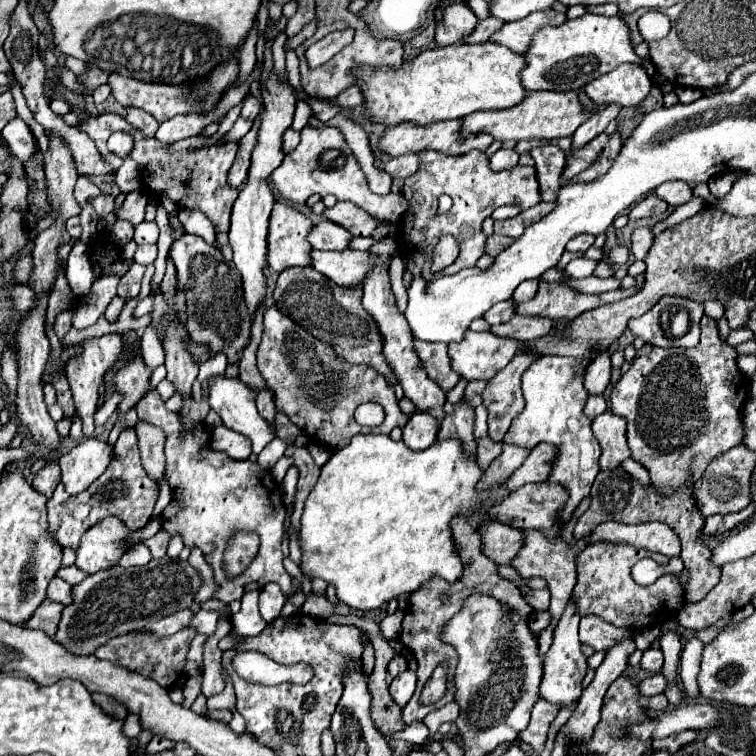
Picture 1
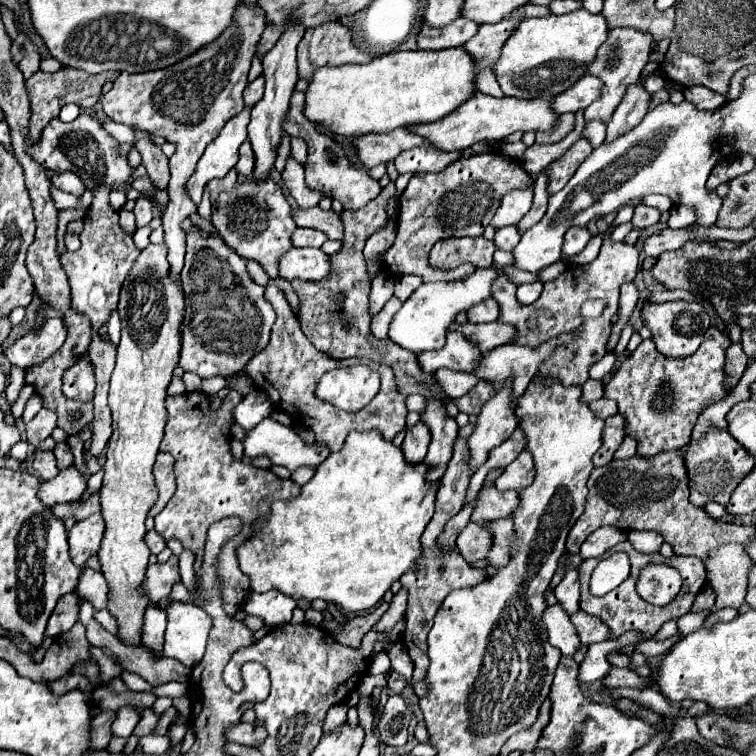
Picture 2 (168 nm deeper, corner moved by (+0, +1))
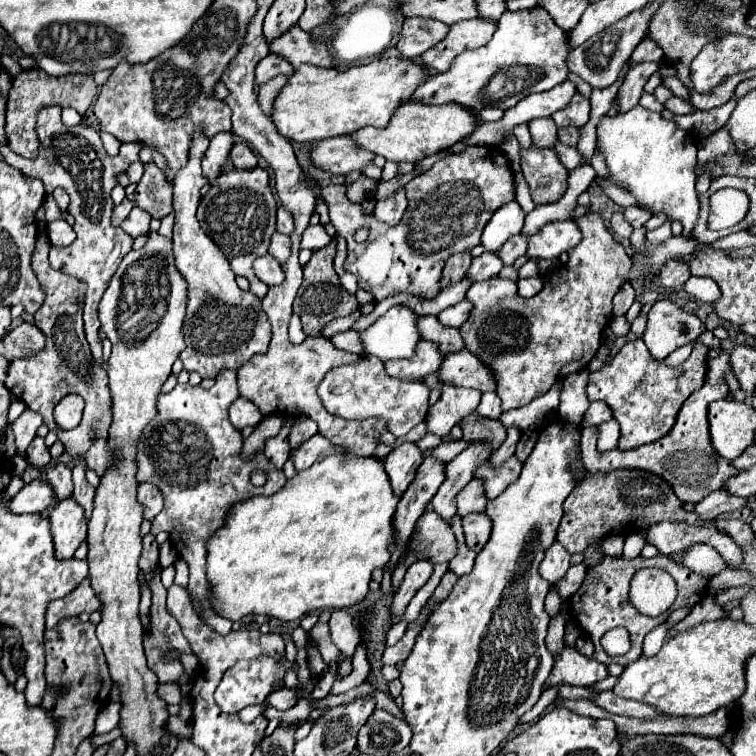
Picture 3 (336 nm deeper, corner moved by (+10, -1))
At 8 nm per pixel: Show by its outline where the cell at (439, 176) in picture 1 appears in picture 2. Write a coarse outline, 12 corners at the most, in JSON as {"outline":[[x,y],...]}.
{"outline":[[502,153],[418,173],[400,197],[394,277],[458,281],[431,268],[446,237],[480,237],[500,197],[530,175]]}

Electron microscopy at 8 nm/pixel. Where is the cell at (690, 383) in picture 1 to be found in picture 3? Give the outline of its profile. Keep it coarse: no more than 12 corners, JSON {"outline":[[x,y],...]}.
{"outline":[[642,339],[590,373],[622,431],[618,449],[672,431],[704,383],[708,347],[672,369]]}

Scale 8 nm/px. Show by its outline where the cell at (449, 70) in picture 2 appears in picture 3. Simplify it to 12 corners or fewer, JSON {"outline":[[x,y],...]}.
{"outline":[[380,57],[302,65],[276,97],[280,135],[316,143],[386,127],[432,71]]}

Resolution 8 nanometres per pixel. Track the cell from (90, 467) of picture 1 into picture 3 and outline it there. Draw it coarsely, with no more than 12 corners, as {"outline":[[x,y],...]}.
{"outline":[[50,483],[24,485],[10,501],[14,513],[44,513],[56,503]]}

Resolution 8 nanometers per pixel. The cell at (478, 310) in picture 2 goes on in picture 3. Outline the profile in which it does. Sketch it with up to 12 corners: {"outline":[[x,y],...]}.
{"outline":[[468,299],[444,309],[438,319],[448,327],[462,327],[470,317]]}

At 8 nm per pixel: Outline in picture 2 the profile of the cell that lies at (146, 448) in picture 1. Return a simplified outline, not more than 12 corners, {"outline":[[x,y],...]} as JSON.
{"outline":[[158,453],[154,463],[158,515],[176,491],[174,461],[170,453]]}

